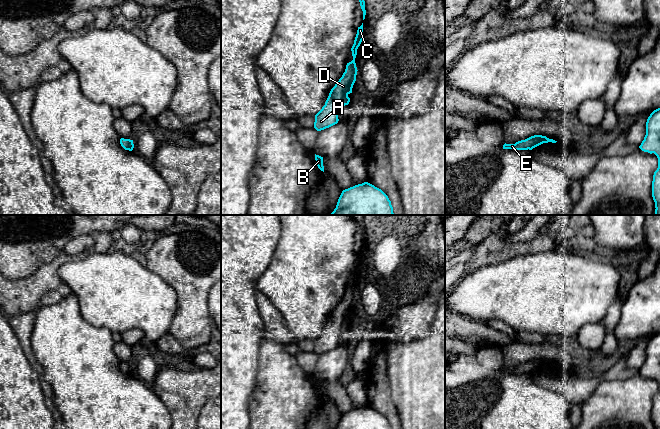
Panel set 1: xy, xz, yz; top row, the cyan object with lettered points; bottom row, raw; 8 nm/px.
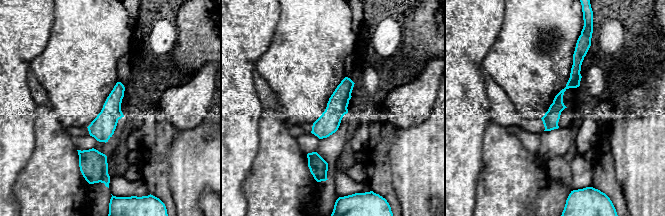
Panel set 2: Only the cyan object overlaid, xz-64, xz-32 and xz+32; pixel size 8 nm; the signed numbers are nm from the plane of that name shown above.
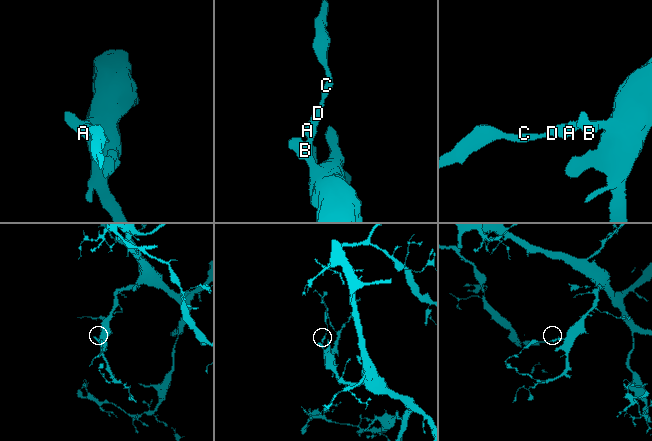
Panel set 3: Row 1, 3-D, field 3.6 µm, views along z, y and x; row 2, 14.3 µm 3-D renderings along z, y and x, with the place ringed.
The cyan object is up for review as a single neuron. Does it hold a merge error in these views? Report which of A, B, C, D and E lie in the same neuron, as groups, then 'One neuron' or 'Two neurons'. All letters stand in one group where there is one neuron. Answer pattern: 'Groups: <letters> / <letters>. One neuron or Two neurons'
Groups: A B C D E. One neuron

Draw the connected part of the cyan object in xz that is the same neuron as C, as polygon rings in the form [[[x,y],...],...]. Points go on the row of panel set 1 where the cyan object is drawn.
[[[363,23],[358,27],[354,44],[351,48],[353,60],[346,65],[345,72],[335,86],[331,89],[329,96],[322,109],[315,115],[314,128],[317,131],[324,130],[338,123],[338,113],[342,106],[348,105],[353,85],[356,81],[357,67],[355,58],[357,49],[363,40]]]

